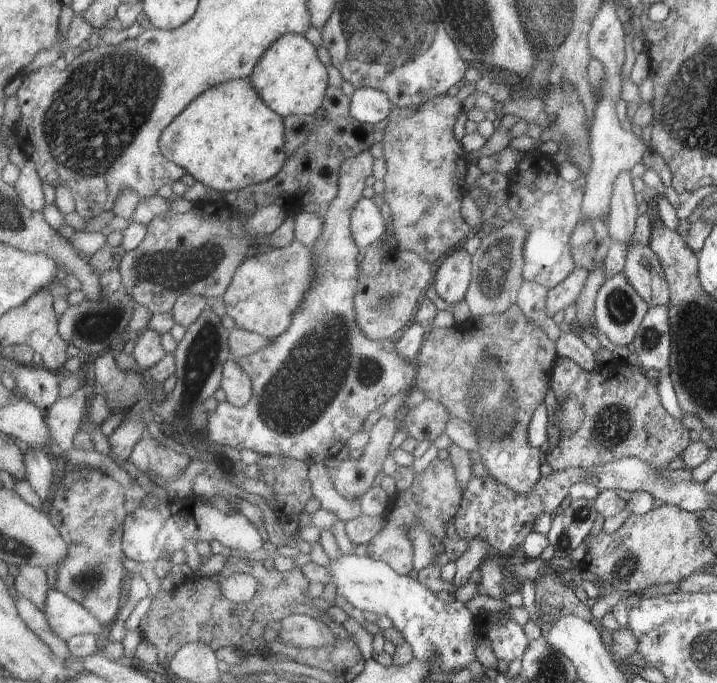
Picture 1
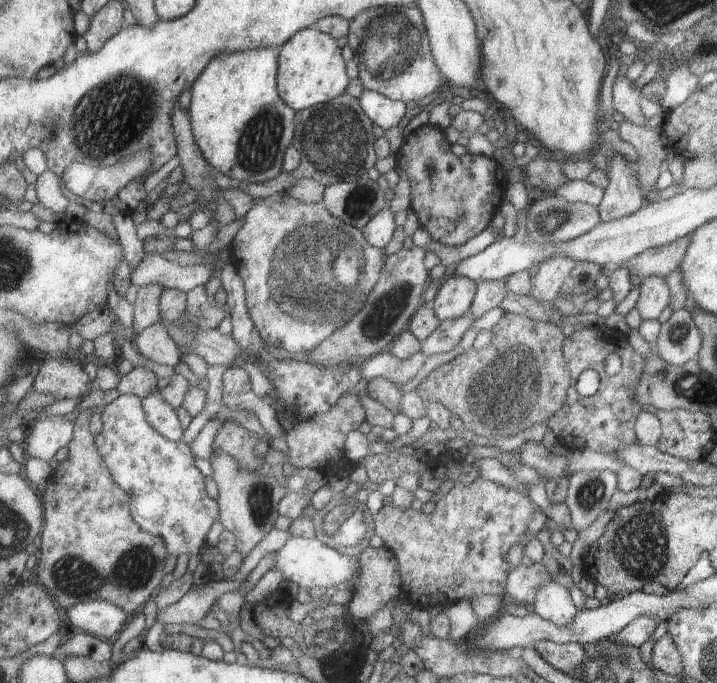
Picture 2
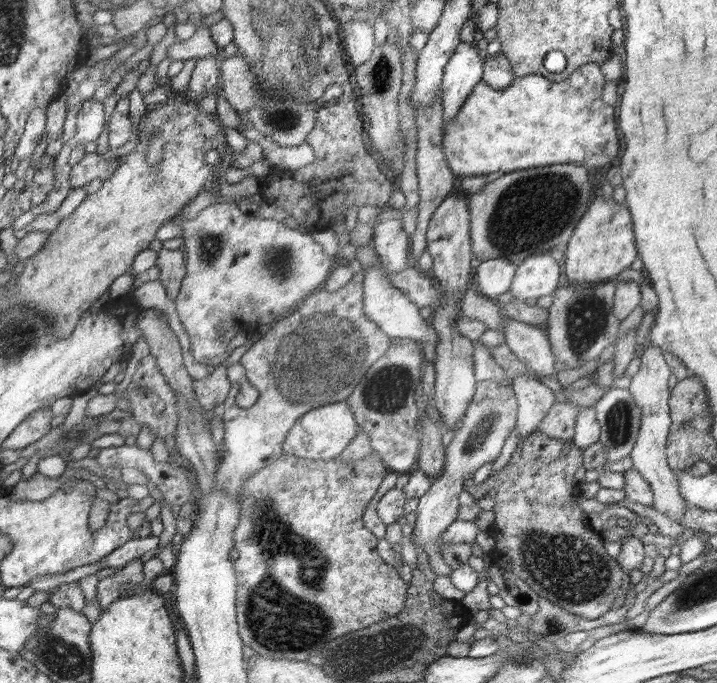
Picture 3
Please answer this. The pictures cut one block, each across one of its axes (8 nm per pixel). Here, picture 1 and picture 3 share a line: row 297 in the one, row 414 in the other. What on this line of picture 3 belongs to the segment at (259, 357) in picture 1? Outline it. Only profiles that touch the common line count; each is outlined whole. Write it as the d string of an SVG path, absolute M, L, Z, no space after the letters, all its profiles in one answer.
M332 402L330 405L320 406L310 413L304 414L292 426L283 444L283 453L296 455L298 458L329 461L341 456L342 451L359 432L356 417L348 403Z

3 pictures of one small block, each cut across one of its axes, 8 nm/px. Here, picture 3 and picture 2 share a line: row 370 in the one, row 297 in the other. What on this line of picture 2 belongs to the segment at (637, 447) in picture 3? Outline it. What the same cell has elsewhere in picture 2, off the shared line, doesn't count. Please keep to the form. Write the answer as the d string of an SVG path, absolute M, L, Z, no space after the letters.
M647 276L639 281L640 293L635 304L642 319L658 319L671 301L671 290L665 278Z

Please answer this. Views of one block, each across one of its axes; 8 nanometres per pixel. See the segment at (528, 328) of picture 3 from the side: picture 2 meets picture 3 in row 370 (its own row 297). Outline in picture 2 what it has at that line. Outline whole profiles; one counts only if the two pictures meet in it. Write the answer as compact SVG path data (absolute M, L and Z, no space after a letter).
M556 255L545 260L536 276L531 278L531 294L539 301L554 301L561 292L561 284L570 276L577 261L573 258Z

